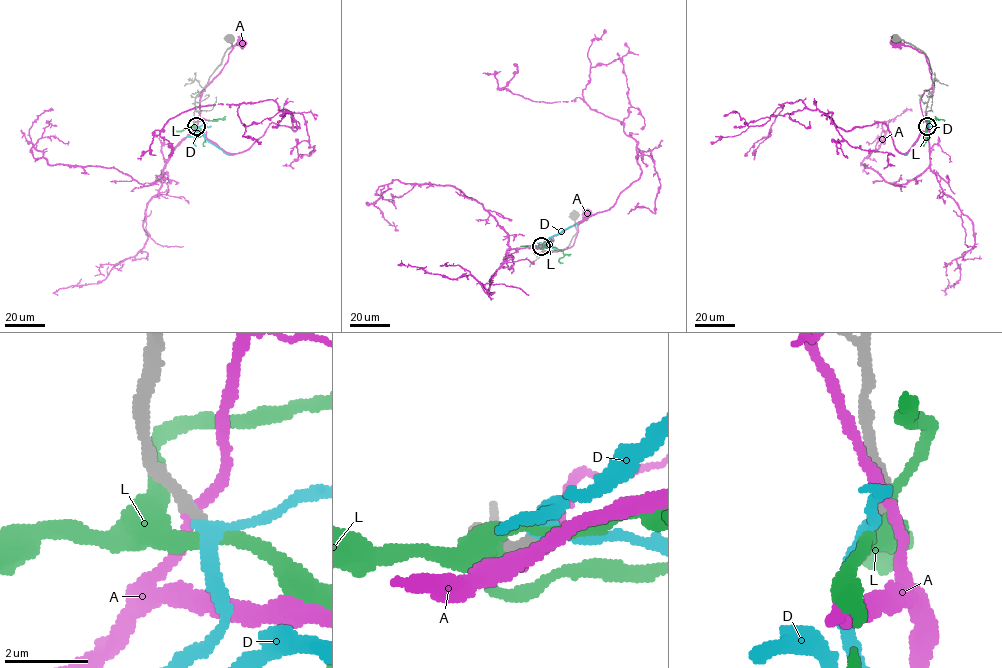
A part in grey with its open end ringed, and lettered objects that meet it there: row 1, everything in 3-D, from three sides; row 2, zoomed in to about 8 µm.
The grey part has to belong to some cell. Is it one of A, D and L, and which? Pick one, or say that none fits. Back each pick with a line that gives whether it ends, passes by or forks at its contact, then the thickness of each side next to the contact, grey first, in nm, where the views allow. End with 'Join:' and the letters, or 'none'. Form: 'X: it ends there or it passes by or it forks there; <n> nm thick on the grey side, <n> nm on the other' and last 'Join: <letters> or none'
D: it passes by; 300 nm thick on the grey side, 240 nm on the other
Join: D

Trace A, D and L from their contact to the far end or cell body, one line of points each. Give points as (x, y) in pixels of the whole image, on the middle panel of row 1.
A: (541, 246), (545, 238), (553, 251), (569, 248), (586, 213)
D: (541, 245), (578, 223)
L: (539, 246), (561, 249), (564, 256), (559, 260), (563, 263)

